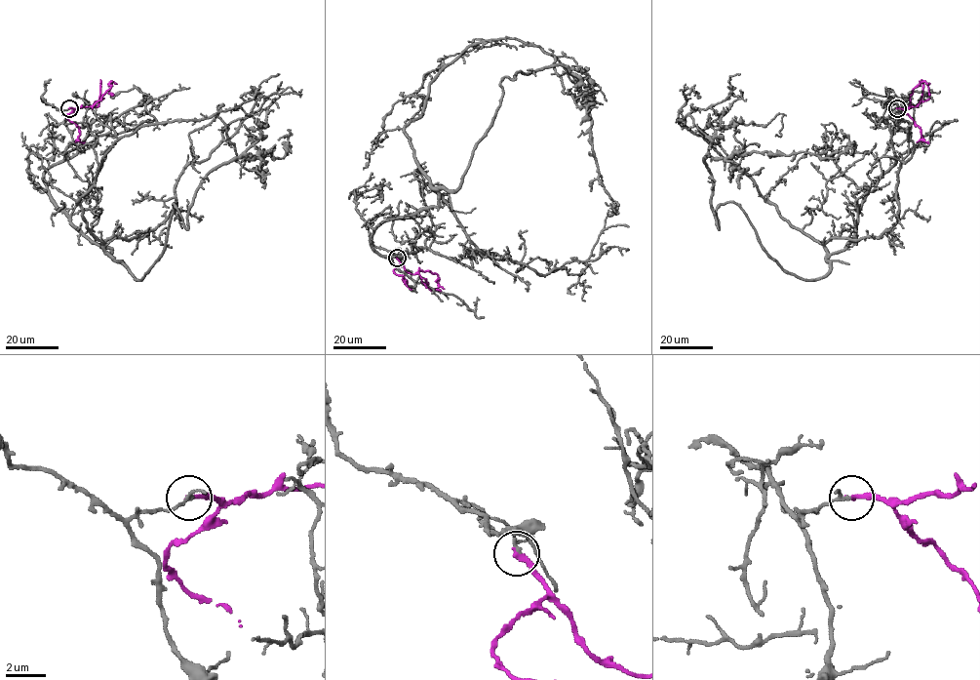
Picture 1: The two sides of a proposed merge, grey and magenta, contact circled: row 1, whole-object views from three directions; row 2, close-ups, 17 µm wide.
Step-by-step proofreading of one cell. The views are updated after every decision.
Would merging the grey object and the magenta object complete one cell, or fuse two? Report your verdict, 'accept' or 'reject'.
reject

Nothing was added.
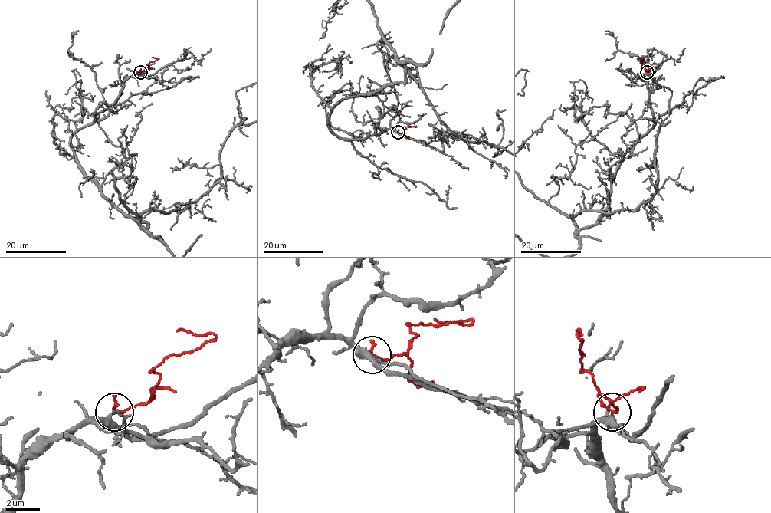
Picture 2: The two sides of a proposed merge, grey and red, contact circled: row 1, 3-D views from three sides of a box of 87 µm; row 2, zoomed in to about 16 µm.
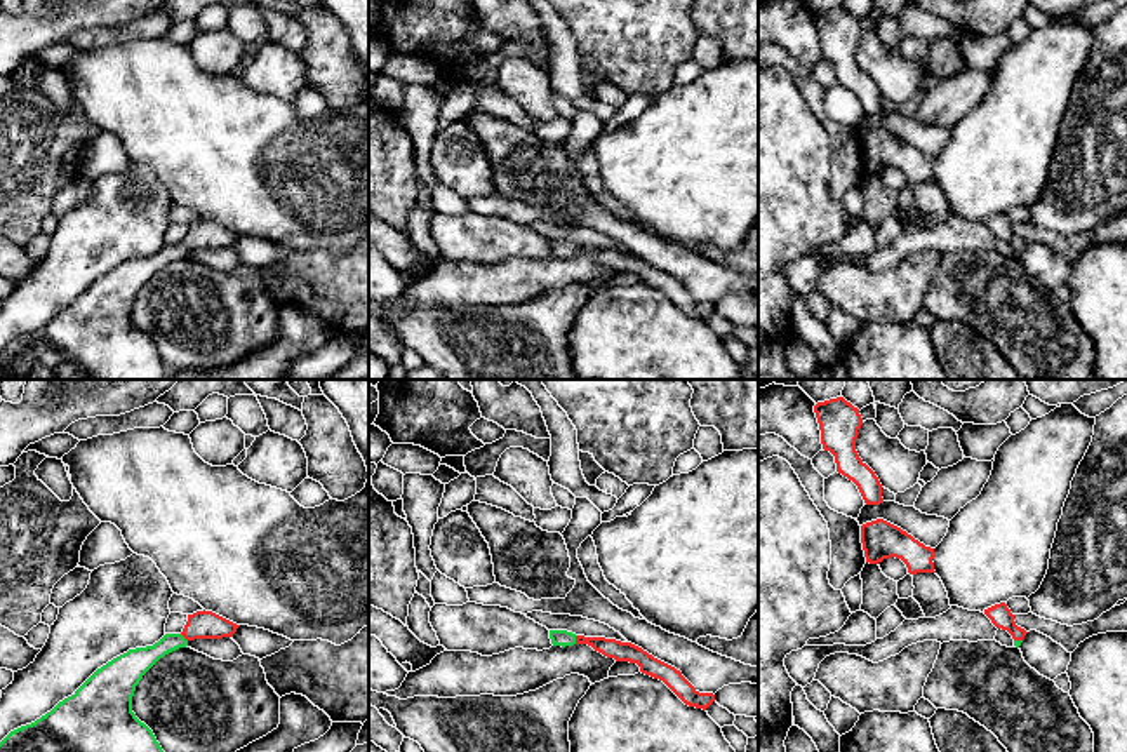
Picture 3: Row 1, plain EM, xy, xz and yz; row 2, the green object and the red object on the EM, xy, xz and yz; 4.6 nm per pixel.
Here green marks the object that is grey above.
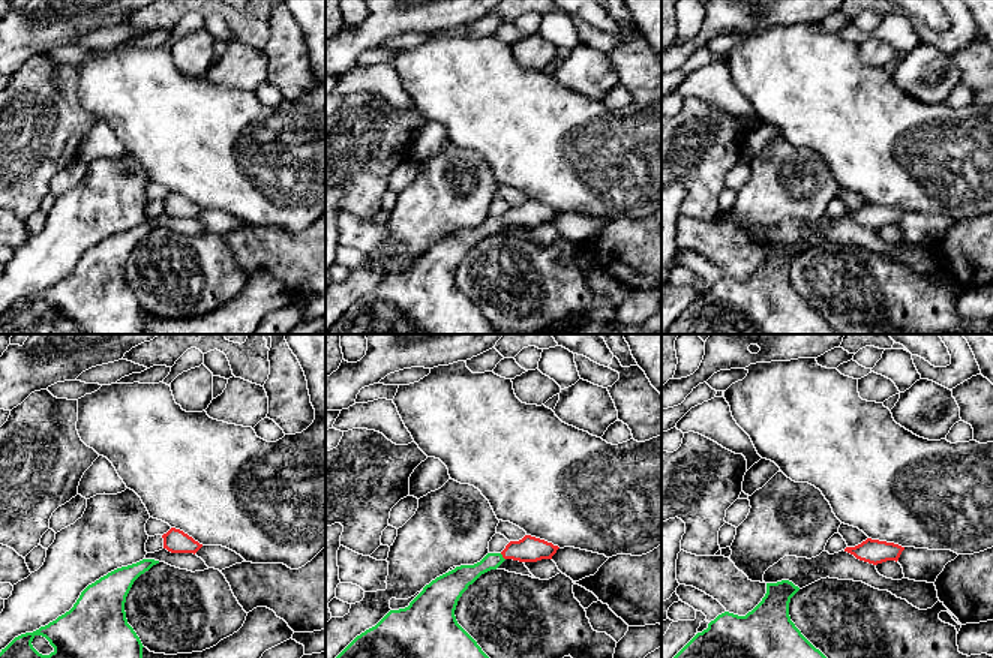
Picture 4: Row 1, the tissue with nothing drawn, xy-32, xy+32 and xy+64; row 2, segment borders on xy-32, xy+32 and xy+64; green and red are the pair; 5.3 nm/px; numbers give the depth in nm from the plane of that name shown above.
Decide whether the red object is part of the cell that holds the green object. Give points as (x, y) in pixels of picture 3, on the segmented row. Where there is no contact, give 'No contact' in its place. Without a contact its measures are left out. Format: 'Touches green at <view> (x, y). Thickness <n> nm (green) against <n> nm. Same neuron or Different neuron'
Touches green at xz (574, 639). Thickness 80 nm (green) against 100 nm. Same neuron

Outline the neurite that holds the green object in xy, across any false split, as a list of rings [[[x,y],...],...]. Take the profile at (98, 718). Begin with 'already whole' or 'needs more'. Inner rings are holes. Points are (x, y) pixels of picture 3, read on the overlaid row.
needs more; [[[205,609],[188,614],[181,634],[113,658],[50,712],[10,731],[0,752],[163,752],[132,712],[136,686],[165,655],[195,639],[233,637],[238,627]]]

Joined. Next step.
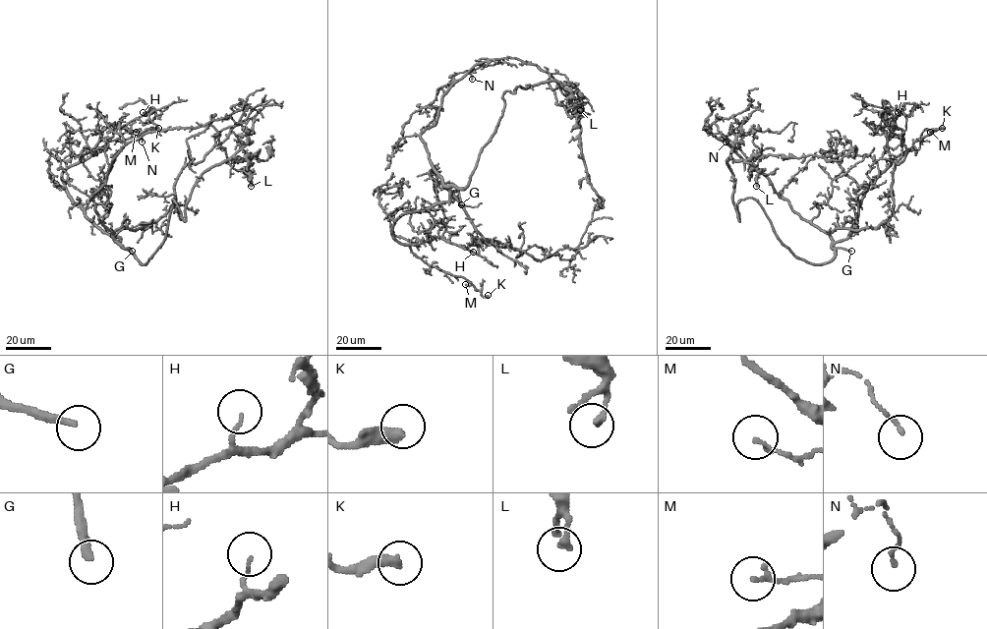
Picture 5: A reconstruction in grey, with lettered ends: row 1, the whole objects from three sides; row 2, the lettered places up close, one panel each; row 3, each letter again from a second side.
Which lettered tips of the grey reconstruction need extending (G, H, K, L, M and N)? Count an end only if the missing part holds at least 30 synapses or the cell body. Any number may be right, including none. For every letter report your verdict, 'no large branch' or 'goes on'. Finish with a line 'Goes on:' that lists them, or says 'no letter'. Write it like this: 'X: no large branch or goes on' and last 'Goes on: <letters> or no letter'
G: goes on
H: no large branch
K: goes on
L: no large branch
M: no large branch
N: no large branch
Goes on: G, K

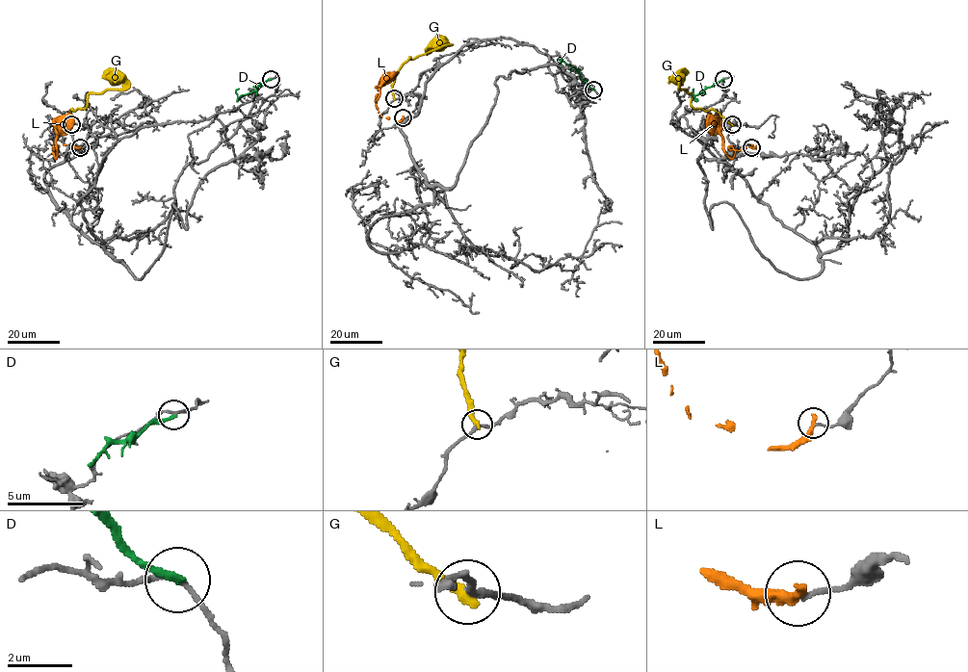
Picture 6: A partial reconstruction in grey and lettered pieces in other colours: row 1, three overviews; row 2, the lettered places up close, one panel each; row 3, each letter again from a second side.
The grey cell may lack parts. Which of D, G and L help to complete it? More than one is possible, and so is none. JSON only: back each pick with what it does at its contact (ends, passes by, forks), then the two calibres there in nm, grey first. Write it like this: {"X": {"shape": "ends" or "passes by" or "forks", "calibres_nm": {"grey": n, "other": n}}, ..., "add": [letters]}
{"add": []}

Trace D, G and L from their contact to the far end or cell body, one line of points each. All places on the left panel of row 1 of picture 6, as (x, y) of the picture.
D: (271, 79), (260, 84), (254, 91), (238, 97), (235, 90), (239, 89)
G: (71, 125), (69, 115), (71, 110), (87, 106), (90, 93), (122, 88), (122, 83), (117, 82), (104, 71)
L: (80, 147), (58, 145), (53, 154), (55, 157), (57, 154), (56, 138), (71, 114)

